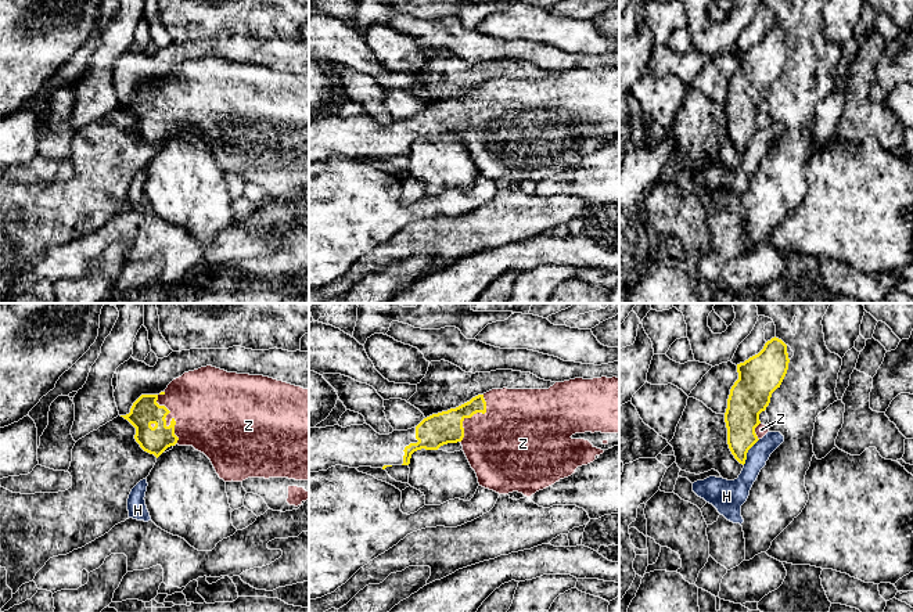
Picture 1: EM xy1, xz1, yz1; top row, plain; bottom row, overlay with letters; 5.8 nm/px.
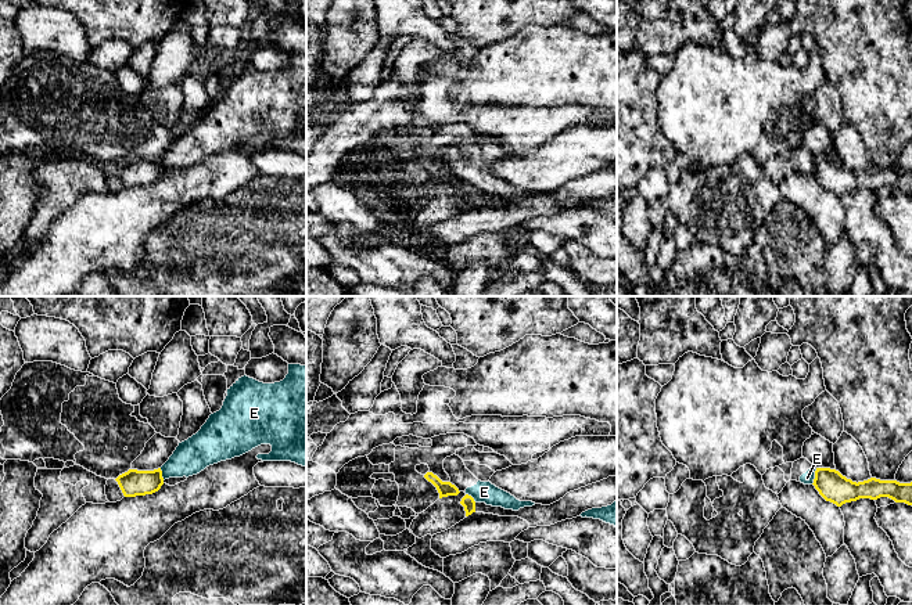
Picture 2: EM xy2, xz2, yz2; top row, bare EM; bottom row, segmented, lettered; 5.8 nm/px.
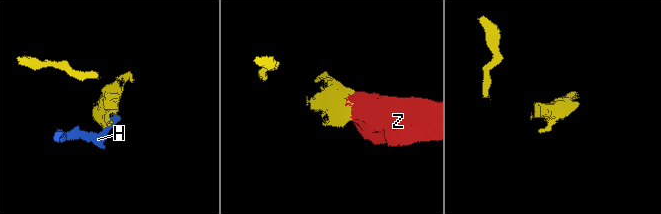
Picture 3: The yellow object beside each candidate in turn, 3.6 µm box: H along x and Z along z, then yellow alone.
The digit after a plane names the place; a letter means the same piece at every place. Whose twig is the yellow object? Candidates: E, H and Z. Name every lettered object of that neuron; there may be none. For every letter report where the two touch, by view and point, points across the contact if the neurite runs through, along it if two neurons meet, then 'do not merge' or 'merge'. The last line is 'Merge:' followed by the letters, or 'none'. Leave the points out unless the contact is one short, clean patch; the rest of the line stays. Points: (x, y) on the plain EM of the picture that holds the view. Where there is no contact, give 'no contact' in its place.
E: meets yellow in yz2 at (815, 166); border along yz2 (817, 158), (811, 173); do not merge
H: meets yellow in yz1 at (747, 141); border along yz1 (759, 129), (748, 140), (743, 154); do not merge
Z: meets yellow in xy1 at (165, 112); merge
Merge: Z

